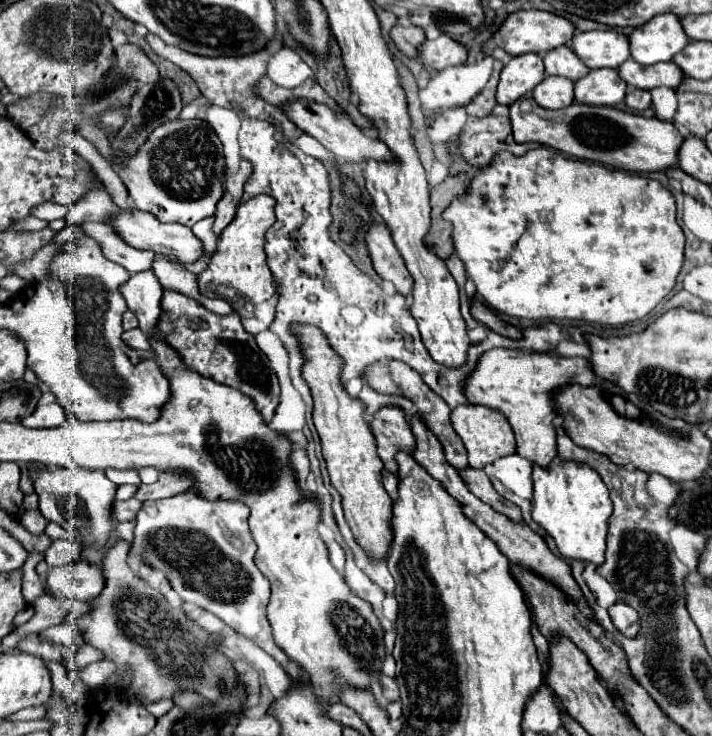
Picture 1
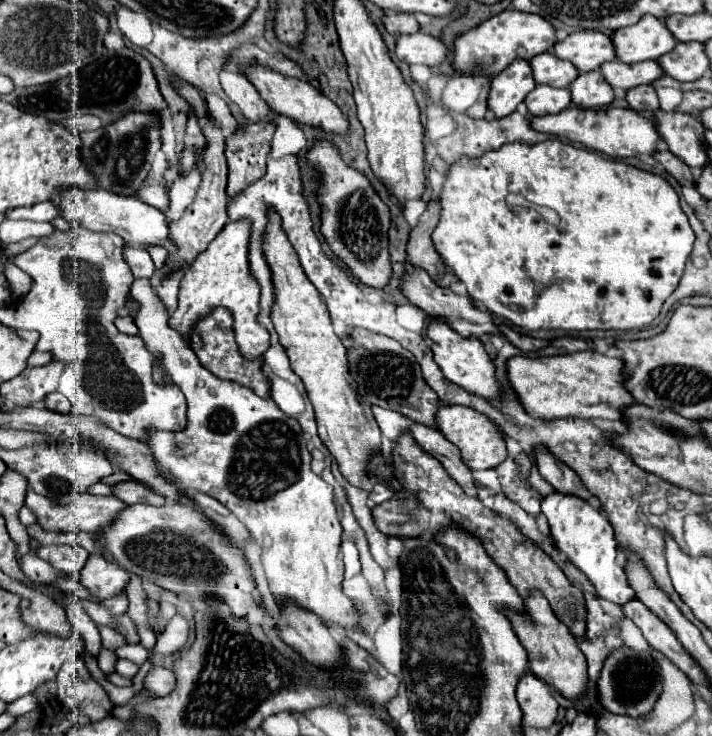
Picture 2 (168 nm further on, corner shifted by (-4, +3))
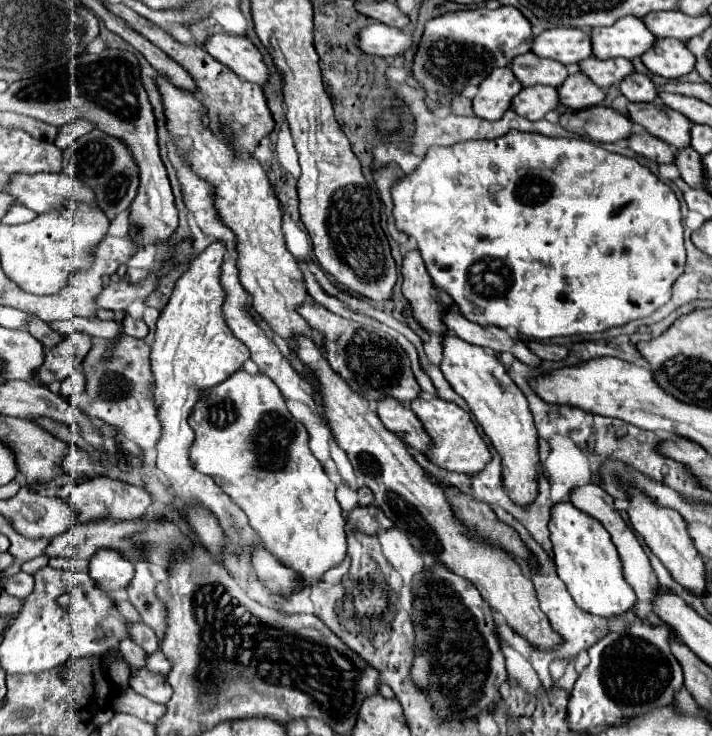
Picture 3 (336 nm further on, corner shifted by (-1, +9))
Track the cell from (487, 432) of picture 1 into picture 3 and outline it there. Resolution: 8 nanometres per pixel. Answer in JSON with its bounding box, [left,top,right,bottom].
[409,396,491,474]

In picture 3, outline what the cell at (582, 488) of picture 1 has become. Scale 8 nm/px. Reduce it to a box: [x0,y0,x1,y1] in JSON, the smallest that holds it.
[549,502,637,618]

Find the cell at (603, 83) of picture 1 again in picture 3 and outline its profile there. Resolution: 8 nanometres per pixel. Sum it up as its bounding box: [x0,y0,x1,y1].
[559,70,605,110]

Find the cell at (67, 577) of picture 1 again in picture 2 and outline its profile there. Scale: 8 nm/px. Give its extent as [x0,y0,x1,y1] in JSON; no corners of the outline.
[80,554,130,600]

